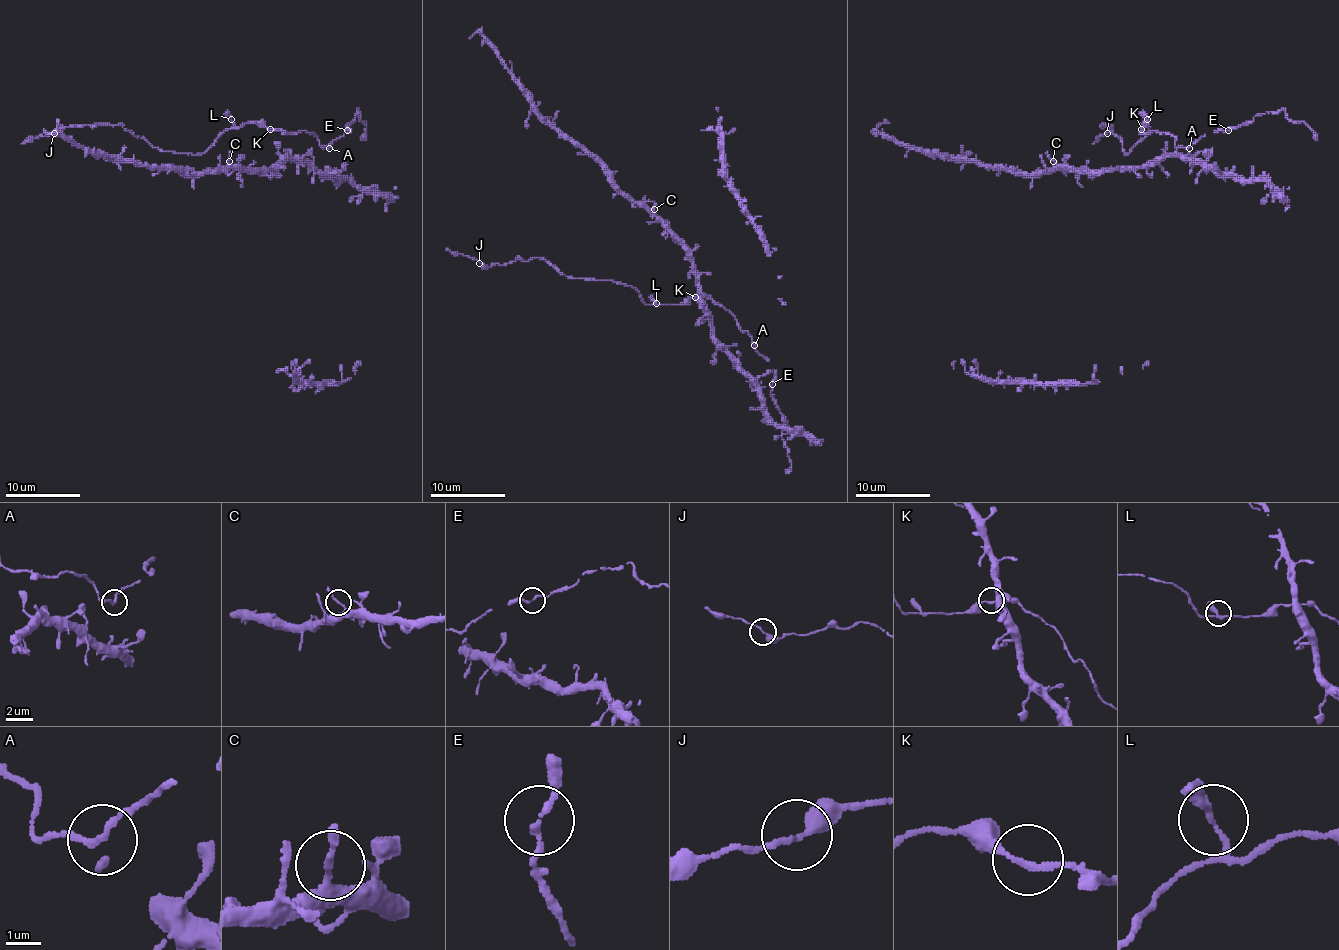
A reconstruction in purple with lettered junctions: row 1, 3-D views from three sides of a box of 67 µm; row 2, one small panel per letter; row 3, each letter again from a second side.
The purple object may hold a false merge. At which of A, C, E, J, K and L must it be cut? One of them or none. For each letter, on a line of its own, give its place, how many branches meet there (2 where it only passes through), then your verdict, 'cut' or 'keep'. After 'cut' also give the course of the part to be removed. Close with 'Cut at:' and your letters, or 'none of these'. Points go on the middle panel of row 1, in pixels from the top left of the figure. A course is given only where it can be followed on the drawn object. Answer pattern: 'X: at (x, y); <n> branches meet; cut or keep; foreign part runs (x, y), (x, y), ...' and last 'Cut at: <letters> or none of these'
A: at (754, 345); 2 branches meet; keep
C: at (654, 209); 2 branches meet; keep
E: at (772, 384); 2 branches meet; keep
J: at (479, 263); 2 branches meet; keep
K: at (695, 297); 2 branches meet; keep
L: at (656, 303); 2 branches meet; keep
Cut at: none of these

